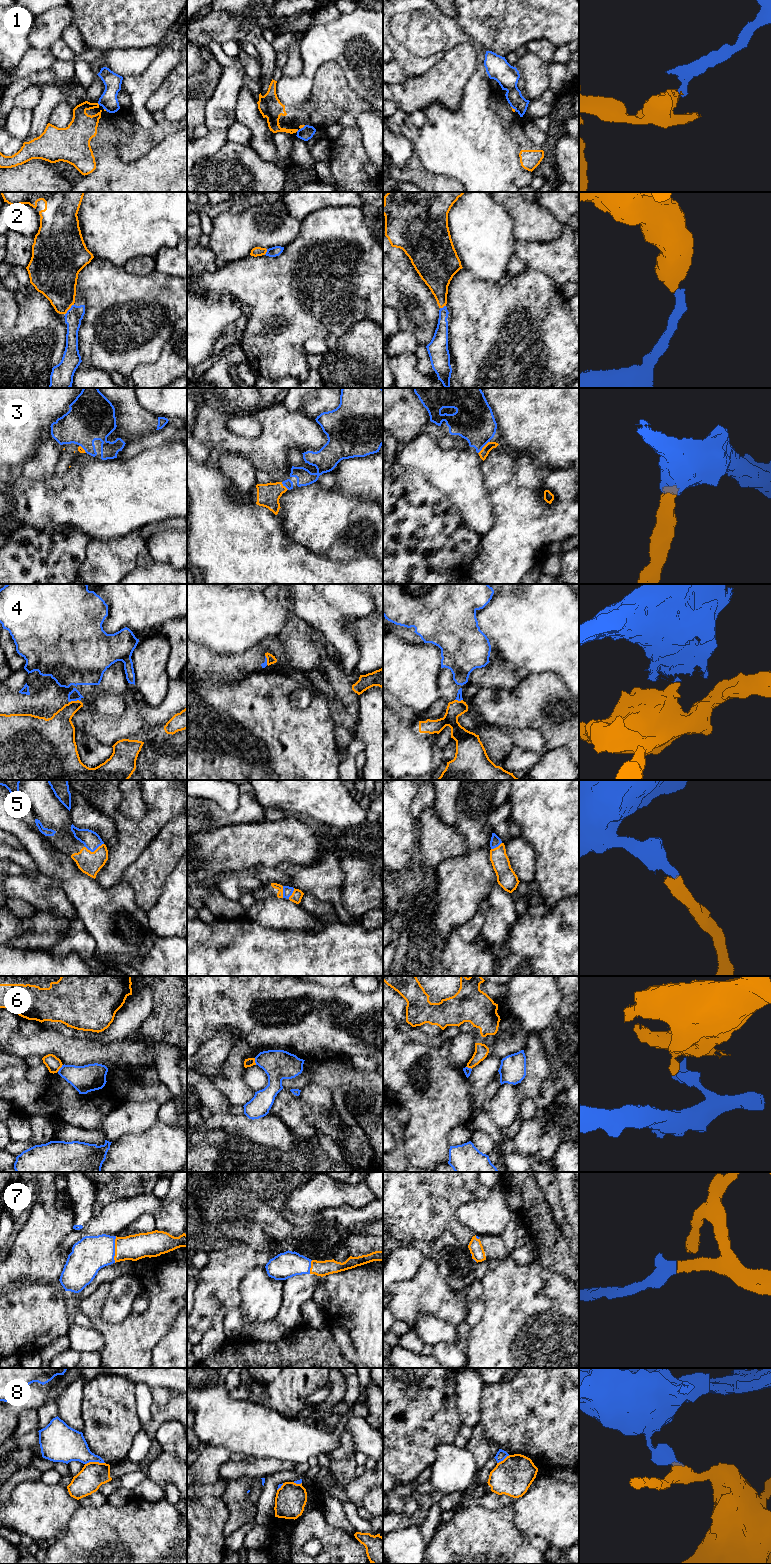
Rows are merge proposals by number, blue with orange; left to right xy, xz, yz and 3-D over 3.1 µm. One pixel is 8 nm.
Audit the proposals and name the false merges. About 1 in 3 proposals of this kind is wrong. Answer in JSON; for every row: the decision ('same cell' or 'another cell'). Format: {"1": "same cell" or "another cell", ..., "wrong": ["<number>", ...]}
{"1": "another cell", "2": "same cell", "3": "same cell", "4": "another cell", "5": "same cell", "6": "another cell", "7": "same cell", "8": "another cell", "wrong": ["1", "4", "6", "8"]}

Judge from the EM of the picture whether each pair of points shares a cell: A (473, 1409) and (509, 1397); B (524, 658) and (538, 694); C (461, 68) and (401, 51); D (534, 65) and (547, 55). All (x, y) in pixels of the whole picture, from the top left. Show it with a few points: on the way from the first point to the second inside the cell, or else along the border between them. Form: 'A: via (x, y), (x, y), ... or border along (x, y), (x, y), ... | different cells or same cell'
A: border along (484, 1385), (481, 1400), (481, 1420), (479, 1422) | different cells
B: border along (554, 673), (538, 672), (530, 674) | different cells
C: border along (455, 46), (449, 49), (419, 76) | different cells
D: border along (528, 52), (534, 52), (549, 64) | different cells

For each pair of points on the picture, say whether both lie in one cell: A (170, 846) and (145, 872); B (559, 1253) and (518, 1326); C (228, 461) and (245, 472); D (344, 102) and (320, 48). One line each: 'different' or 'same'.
A: same
B: different
C: same
D: different

